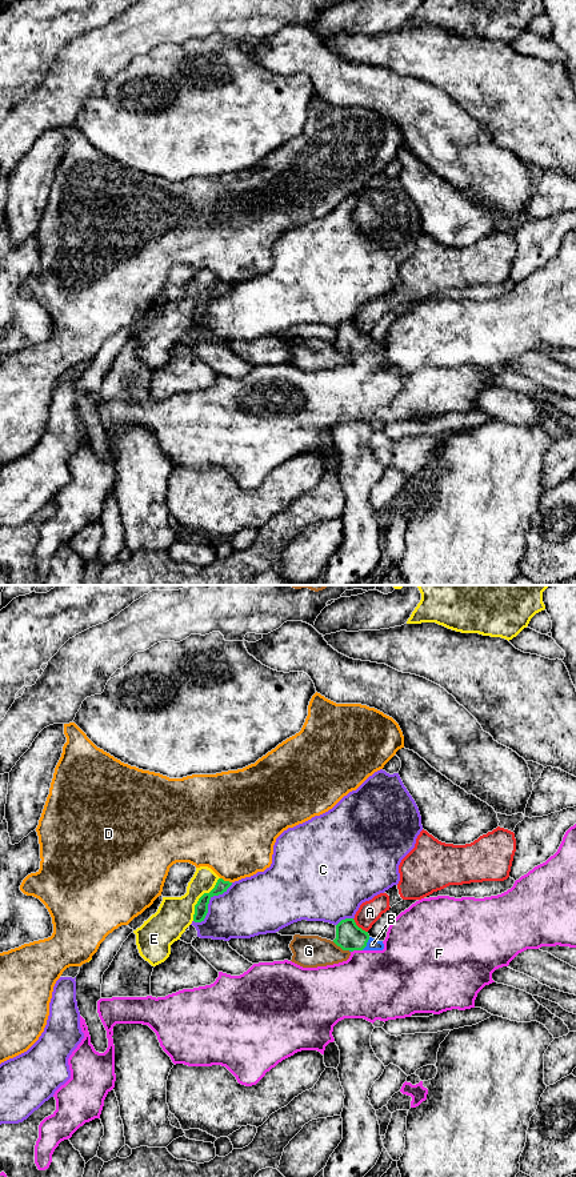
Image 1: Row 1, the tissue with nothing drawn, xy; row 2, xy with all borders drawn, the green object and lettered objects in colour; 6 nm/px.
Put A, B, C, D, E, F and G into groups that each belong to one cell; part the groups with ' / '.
A / B / C / D / E / F / G

